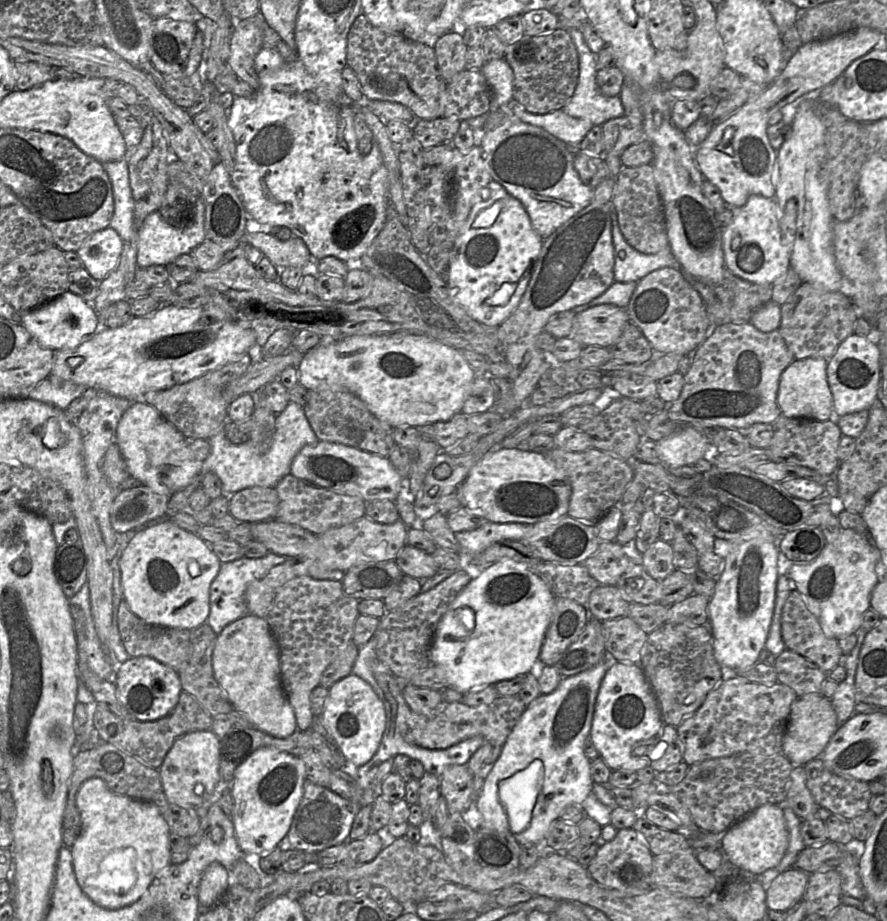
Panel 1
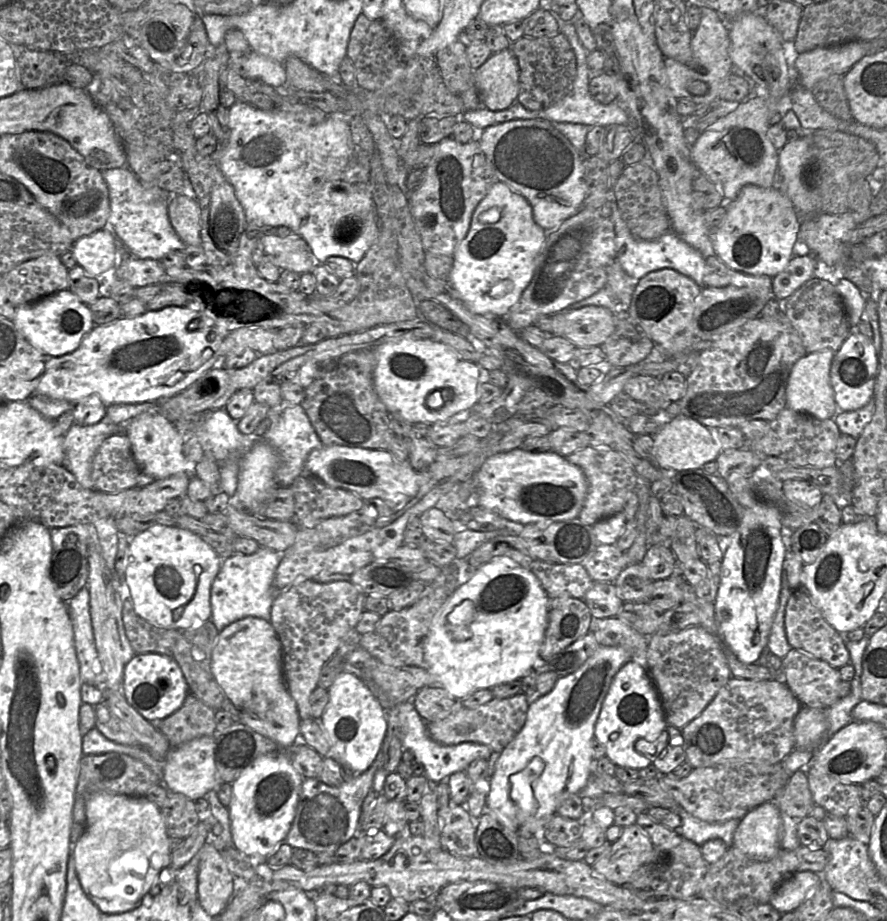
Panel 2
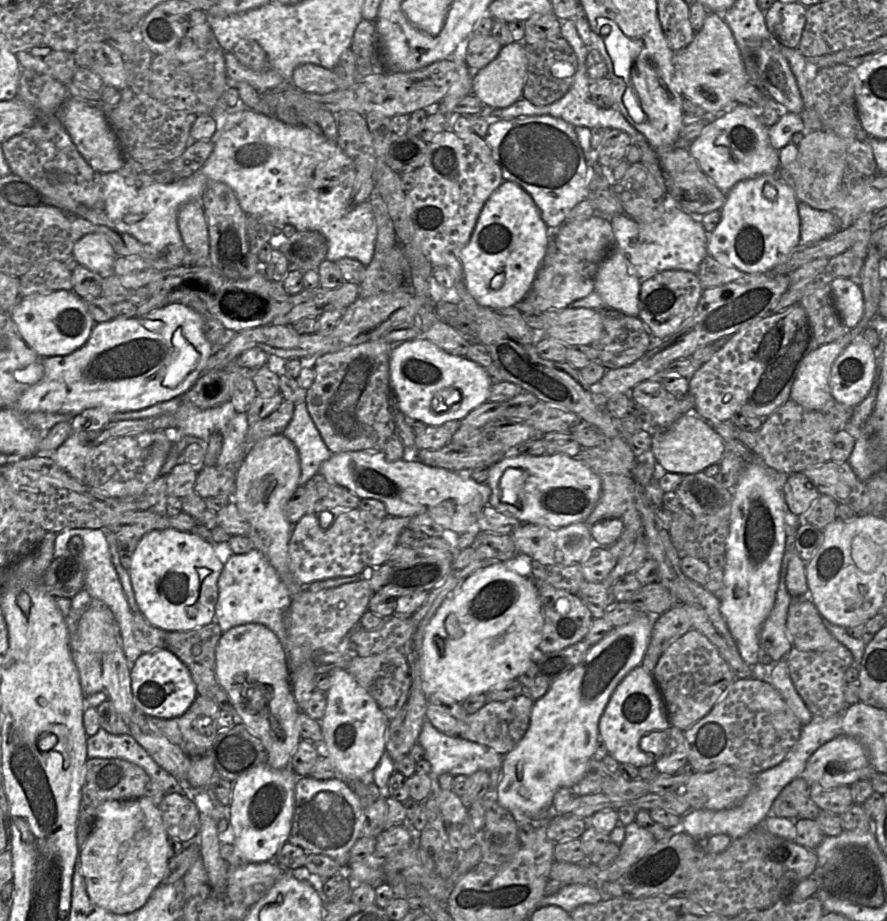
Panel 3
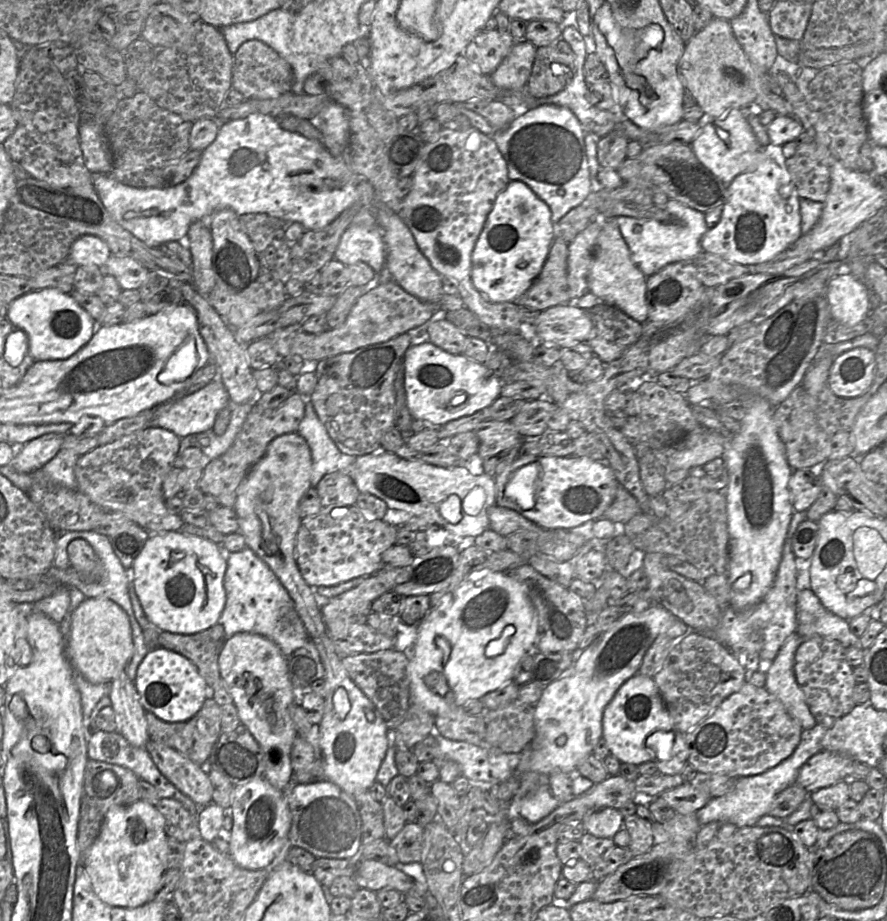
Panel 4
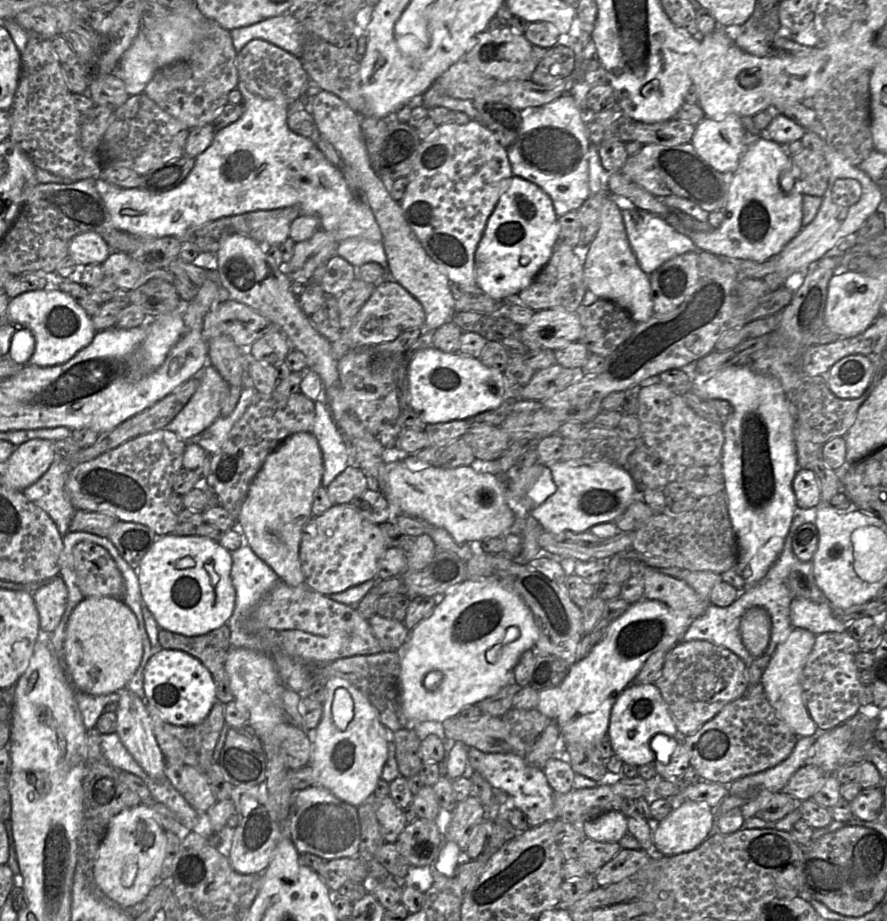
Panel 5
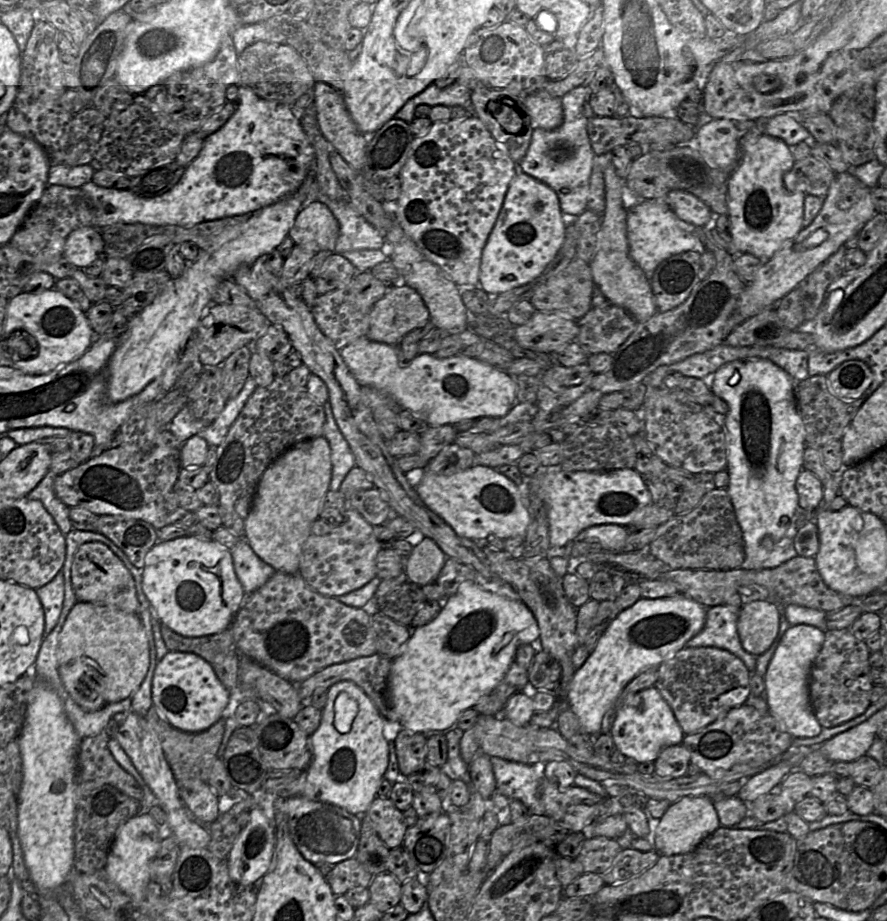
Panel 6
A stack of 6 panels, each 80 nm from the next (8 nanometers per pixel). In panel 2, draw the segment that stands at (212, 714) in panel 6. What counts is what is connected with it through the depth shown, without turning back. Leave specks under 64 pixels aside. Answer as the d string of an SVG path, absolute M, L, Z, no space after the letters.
M158 653L136 654L125 664L121 691L127 702L150 722L159 722L176 712L189 694L188 684L175 659Z

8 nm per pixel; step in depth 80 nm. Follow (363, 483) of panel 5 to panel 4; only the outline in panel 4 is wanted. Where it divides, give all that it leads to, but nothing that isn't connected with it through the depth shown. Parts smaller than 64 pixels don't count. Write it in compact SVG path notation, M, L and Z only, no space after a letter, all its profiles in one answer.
M338 470L325 474L316 485L322 507L354 505L360 494L352 478Z

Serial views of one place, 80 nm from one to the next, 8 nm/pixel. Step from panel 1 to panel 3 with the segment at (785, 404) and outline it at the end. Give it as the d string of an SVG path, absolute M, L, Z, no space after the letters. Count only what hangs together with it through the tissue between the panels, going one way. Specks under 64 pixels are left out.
M848 331L840 339L812 351L799 367L791 387L790 399L816 411L821 411L827 403L834 400L829 386L831 367L838 355L854 339L855 334Z

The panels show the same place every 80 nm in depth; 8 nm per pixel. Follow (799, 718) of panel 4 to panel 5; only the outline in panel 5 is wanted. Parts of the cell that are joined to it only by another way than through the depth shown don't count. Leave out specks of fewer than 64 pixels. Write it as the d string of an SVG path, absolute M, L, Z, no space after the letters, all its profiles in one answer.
M793 628L784 641L777 646L761 680L768 701L798 737L812 736L818 731L818 726L805 705L801 684L803 668L815 639L816 635L812 632L802 628Z

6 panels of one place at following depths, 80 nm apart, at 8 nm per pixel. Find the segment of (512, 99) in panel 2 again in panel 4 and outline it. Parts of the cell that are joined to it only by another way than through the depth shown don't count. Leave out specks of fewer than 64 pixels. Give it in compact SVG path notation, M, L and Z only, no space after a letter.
M527 40L516 41L509 54L490 74L493 83L510 92L524 90L532 70L536 49L537 47Z

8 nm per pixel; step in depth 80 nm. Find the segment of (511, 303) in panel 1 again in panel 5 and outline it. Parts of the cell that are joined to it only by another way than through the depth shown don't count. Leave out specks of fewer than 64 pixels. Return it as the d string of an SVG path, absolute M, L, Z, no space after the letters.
M513 176L489 216L475 251L476 285L494 299L518 295L527 288L552 256L559 235L558 219L550 196L543 189L528 180Z

